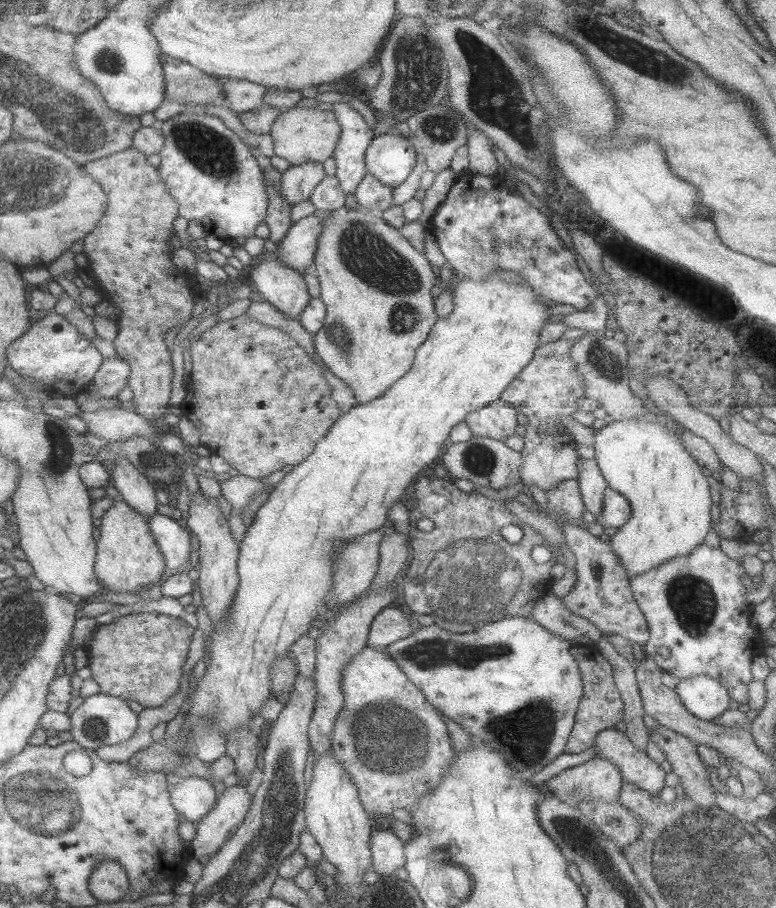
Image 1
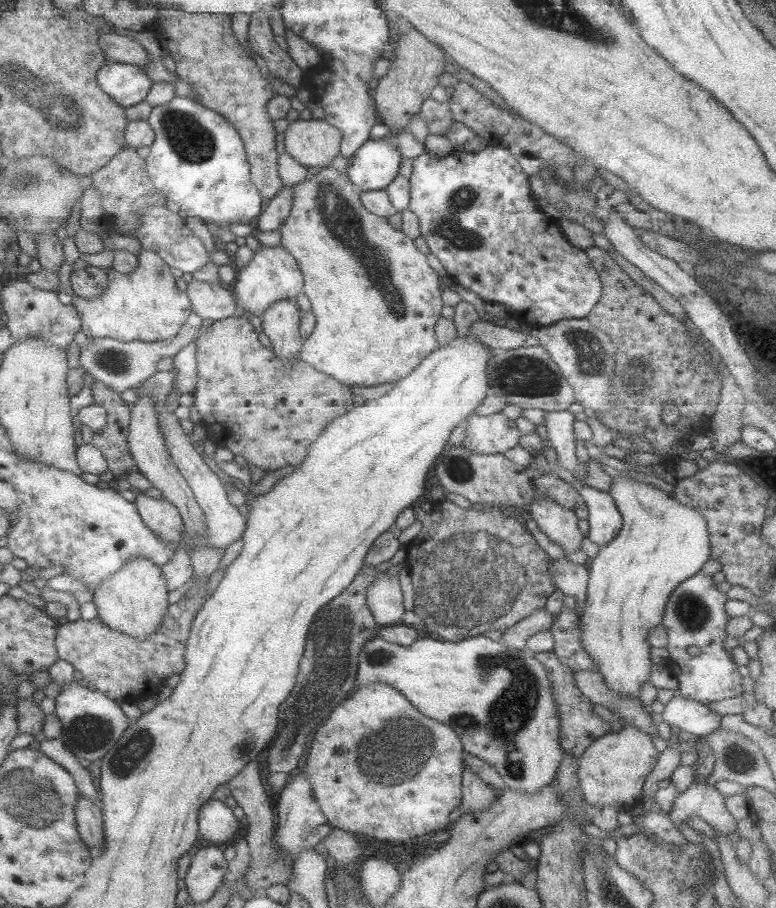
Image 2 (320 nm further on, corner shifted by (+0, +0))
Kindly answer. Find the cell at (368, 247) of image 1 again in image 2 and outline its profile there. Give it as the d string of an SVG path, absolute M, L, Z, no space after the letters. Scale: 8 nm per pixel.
M332 165L323 167L318 173L307 178L307 182L301 182L294 186L293 208L290 217L286 220L282 234L282 245L297 259L300 269L304 274L304 294L311 302L311 310L316 314L316 330L304 344L300 352L300 360L308 362L311 366L319 369L325 374L336 378L346 385L355 386L377 386L385 382L399 382L409 376L427 357L431 356L441 343L436 337L436 328L441 321L441 310L443 310L443 290L441 290L441 276L429 266L426 254L419 252L412 238L409 238L402 230L391 226L390 220L373 214L362 201L361 196L337 196L337 194L360 194L347 173L341 173Z

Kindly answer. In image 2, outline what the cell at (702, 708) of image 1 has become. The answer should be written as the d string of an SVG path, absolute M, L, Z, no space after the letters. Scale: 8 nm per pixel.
M681 695L671 697L663 707L661 720L676 731L689 732L705 737L718 728L720 715L713 712L705 702L687 700Z

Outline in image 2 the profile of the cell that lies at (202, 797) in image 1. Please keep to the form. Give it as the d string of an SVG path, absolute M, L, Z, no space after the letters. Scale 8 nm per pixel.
M216 798L208 801L199 814L200 834L218 845L231 842L241 830L241 824L233 810Z

